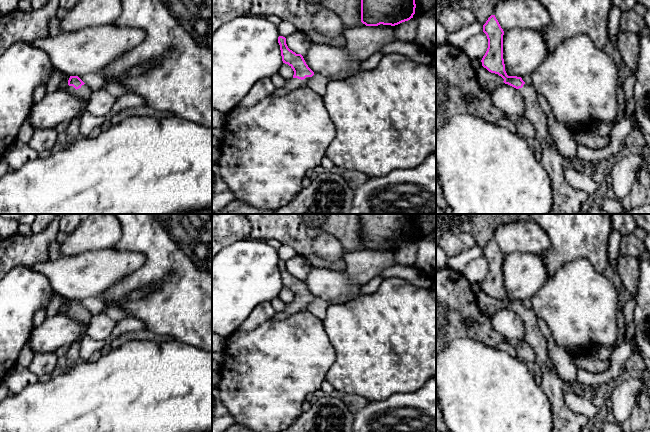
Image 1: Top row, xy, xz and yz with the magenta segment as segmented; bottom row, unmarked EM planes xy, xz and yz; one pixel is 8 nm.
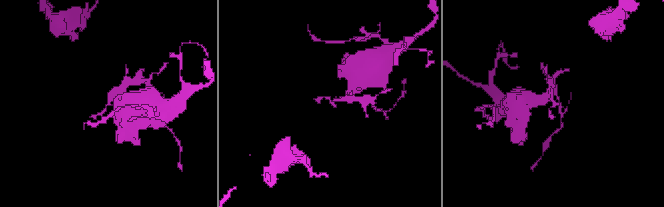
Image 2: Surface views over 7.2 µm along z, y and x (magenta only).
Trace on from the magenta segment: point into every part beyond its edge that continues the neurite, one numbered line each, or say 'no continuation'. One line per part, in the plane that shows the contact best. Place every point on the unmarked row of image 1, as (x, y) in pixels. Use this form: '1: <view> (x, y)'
1: xz (292, 308)

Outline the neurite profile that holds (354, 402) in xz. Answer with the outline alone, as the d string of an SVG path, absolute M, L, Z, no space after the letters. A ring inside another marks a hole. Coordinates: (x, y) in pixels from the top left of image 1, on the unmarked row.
M345 394L341 399L352 413L356 413L369 403L367 398L357 394Z

